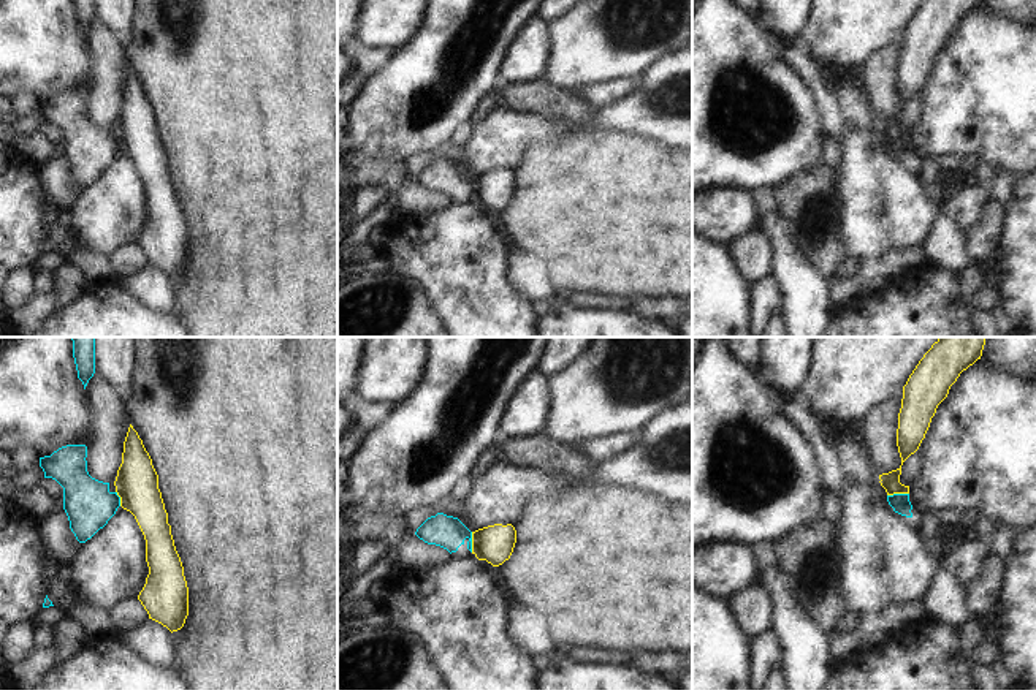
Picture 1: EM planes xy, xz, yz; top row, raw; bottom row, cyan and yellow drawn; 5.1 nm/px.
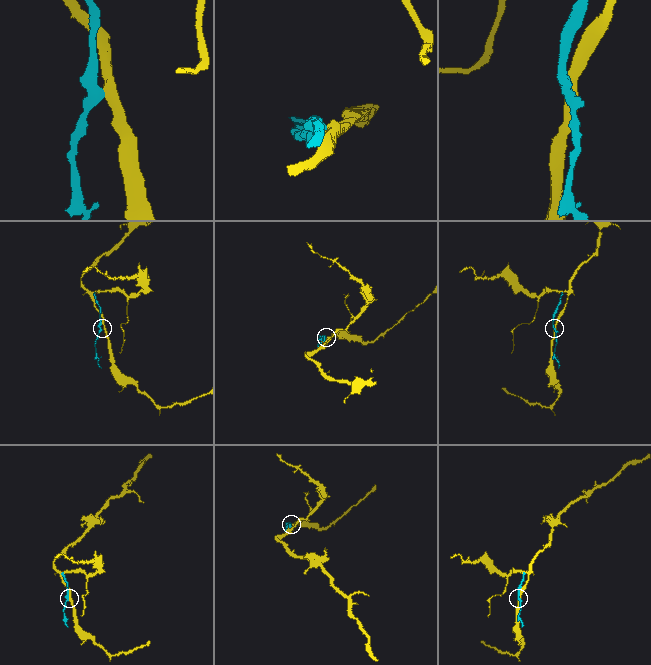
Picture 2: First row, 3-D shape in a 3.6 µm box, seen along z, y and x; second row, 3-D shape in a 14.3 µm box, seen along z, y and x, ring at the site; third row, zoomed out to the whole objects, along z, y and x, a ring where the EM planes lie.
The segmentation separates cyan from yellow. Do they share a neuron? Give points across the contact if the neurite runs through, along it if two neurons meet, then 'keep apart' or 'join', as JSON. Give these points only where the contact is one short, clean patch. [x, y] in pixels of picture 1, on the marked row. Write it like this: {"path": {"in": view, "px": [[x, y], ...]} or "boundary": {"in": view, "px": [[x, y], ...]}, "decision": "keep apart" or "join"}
{"boundary": {"in": "yz", "px": [[908, 492], [887, 496]]}, "decision": "keep apart"}

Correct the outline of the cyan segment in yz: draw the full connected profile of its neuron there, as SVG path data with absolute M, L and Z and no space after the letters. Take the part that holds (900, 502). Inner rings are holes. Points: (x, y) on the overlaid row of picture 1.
M909 494L887 495L887 502L893 508L895 513L906 516L906 518L912 518L912 513L911 513L912 505L909 502Z

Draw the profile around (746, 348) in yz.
M729 337L732 353L749 367L759 366L764 337Z

